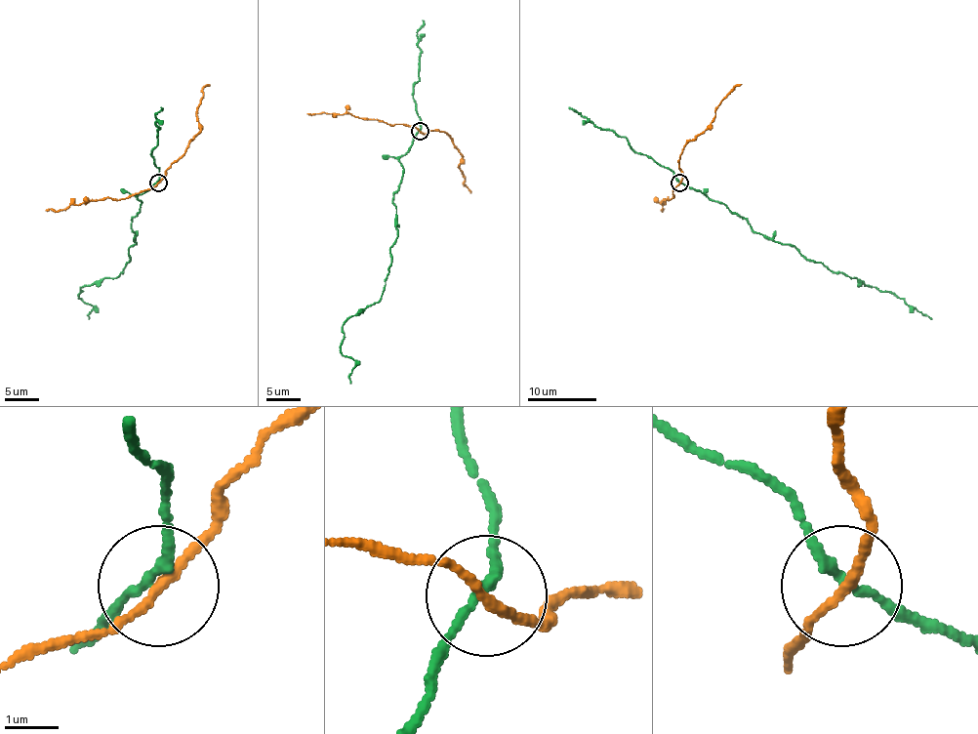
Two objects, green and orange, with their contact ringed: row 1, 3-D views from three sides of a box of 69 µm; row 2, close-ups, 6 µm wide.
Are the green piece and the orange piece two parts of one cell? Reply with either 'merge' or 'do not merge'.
do not merge

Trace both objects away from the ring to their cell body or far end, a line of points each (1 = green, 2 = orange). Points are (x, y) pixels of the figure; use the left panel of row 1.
1: (158, 182), (138, 197), (136, 243), (122, 272), (81, 288), (90, 319)
2: (158, 183), (199, 130), (196, 107), (203, 89), (210, 84)

